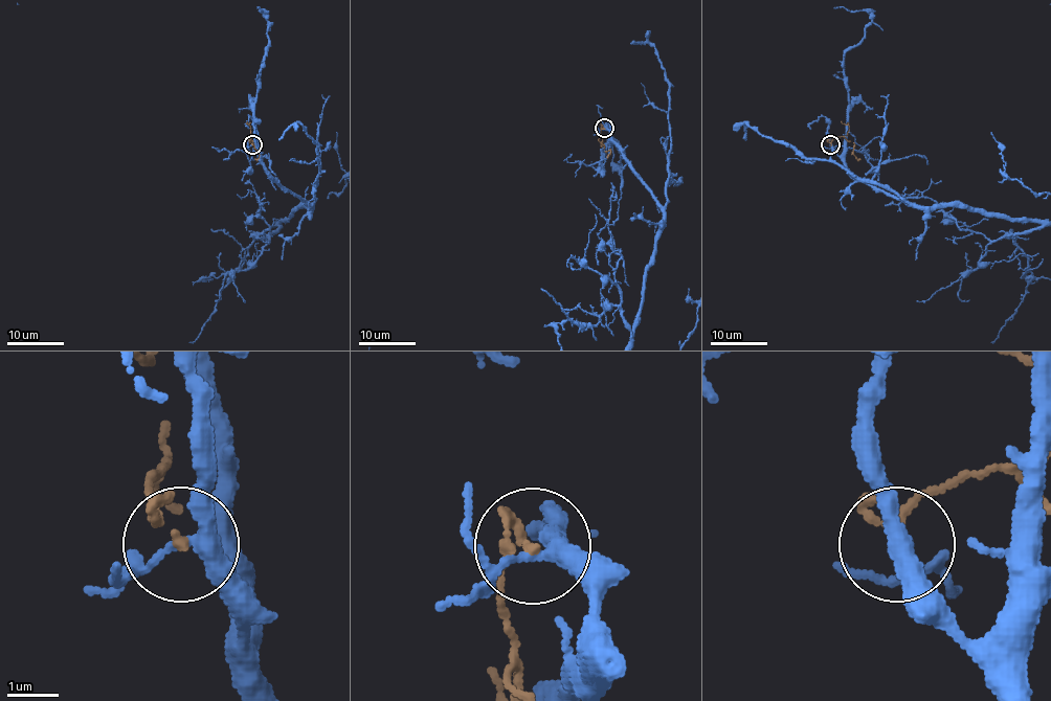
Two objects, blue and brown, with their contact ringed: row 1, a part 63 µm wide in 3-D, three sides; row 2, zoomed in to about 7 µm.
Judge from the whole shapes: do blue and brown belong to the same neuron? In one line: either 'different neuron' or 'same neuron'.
different neuron

